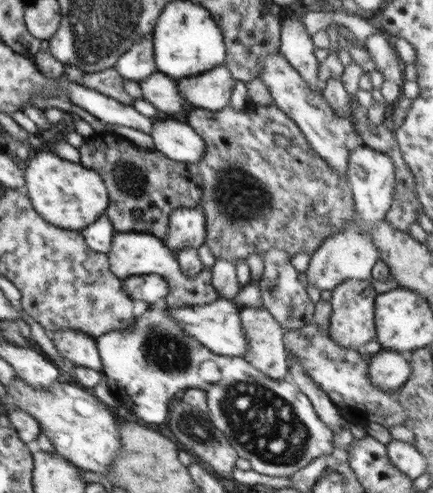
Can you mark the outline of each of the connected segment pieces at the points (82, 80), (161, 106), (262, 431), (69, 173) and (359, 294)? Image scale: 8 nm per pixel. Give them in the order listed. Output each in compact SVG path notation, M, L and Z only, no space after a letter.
M64 65L64 77L82 86L94 89L121 103L132 105L135 98L124 90L123 78L115 67L105 68L100 72L85 73L80 68Z
M157 70L146 80L138 83L142 87L142 98L154 103L158 110L170 116L178 116L188 110L184 98L180 97L176 80L166 76L163 72Z
M148 308L126 329L108 331L96 338L102 362L102 374L115 400L128 412L148 424L162 424L169 415L169 403L187 389L199 389L207 395L208 414L239 457L250 462L251 469L266 476L287 476L304 468L311 460L332 454L334 434L318 417L311 401L288 379L273 380L250 365L243 357L222 356L210 351L172 319L166 309Z
M37 150L36 155L25 162L25 188L34 210L47 223L80 231L105 214L110 200L106 185L98 172L60 158L53 150Z
M346 279L332 291L330 335L340 346L348 349L364 350L366 342L376 339L374 322L374 303L377 290L370 285L368 279Z

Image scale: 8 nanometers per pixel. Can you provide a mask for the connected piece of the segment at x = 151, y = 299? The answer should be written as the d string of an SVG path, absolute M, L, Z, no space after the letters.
M132 275L123 281L123 288L133 300L143 300L150 305L169 293L168 282L158 275Z

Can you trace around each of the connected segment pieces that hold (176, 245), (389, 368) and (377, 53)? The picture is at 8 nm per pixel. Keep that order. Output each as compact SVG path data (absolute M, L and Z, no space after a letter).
M200 206L182 207L172 211L168 222L168 236L164 244L174 254L182 247L199 248L206 240L206 217Z
M380 349L368 364L370 381L385 392L398 391L412 373L409 355L390 349Z
M380 31L371 35L366 39L366 44L376 69L383 74L385 79L392 79L401 84L405 80L403 64L395 48L388 43L386 34Z

